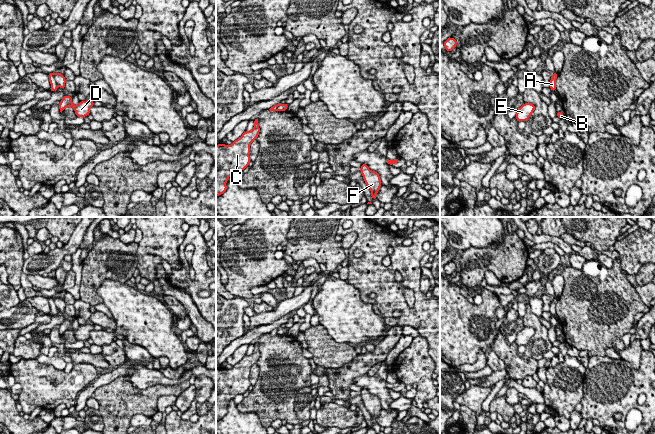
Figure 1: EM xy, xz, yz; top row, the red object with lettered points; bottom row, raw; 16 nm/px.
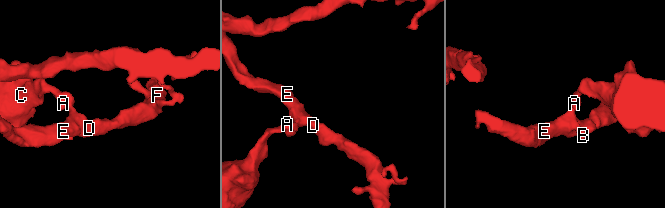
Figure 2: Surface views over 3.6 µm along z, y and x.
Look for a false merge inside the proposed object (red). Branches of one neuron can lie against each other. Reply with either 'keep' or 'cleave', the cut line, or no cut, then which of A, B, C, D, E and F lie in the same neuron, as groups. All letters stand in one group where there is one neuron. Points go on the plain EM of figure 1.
cleave; cut xy (53, 297), (53, 302), (57, 308); groups A C / B D E F

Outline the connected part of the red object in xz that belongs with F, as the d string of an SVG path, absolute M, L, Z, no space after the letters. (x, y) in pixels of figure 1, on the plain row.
M365 387L360 391L360 396L363 400L365 408L371 415L372 423L377 423L376 418L382 410L380 399L377 396L370 394Z

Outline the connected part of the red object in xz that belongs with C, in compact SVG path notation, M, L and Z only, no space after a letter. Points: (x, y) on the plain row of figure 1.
M254 343L251 355L245 355L232 369L216 369L216 421L227 414L226 407L237 395L243 395L250 387L250 369L257 363L260 352L259 343Z

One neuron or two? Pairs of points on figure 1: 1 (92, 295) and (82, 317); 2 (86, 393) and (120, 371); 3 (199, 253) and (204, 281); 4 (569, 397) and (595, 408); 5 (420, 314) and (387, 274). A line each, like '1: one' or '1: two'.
1: two
2: one
3: one
4: two
5: one

